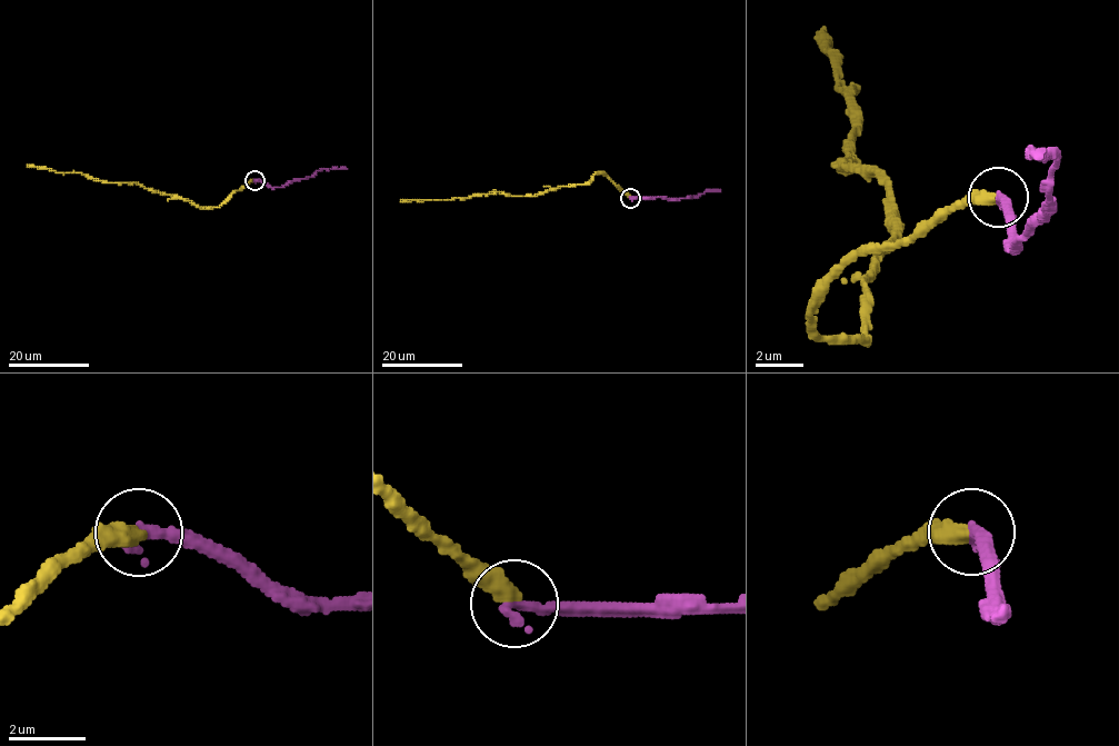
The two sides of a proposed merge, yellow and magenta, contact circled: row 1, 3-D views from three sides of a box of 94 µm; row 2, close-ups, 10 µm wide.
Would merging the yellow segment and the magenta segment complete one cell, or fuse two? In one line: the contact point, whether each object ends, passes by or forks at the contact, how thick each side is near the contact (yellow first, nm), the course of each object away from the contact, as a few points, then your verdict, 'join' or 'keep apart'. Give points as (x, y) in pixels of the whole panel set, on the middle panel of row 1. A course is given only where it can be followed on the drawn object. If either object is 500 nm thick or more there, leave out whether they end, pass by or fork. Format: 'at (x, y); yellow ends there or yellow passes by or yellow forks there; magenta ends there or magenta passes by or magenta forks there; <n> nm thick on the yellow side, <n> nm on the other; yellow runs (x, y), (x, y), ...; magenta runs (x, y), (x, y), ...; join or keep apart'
at (630, 198); yellow ends there; magenta ends there; 440 nm thick on the yellow side, 400 nm on the other; yellow runs (630, 197), (600, 172), (588, 182), (533, 196), (492, 192), (451, 199), (400, 201); magenta runs (630, 197), (695, 197), (720, 190); join

